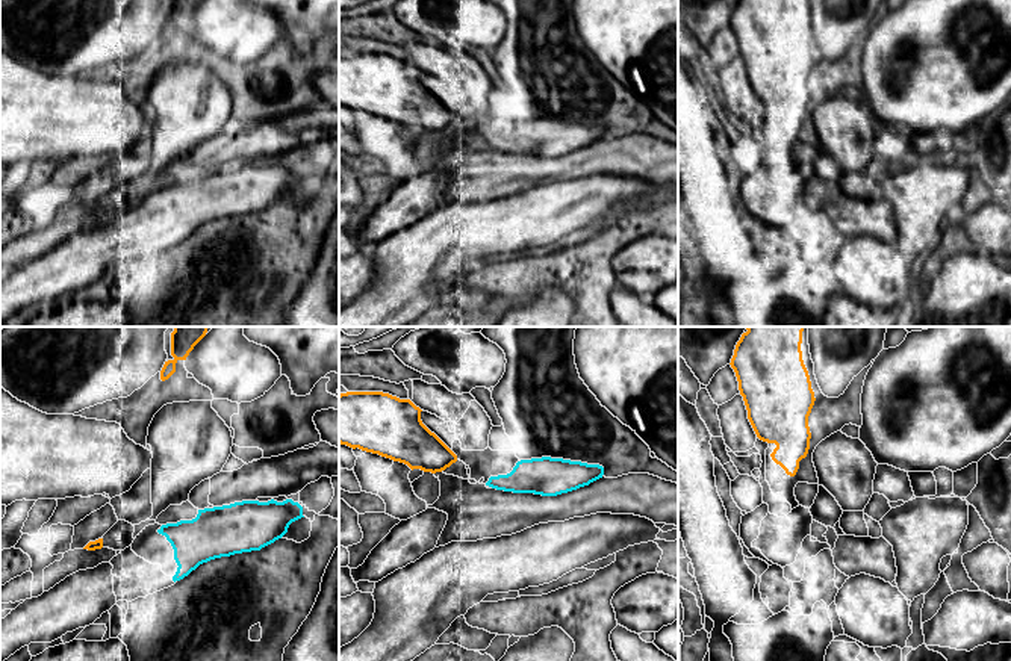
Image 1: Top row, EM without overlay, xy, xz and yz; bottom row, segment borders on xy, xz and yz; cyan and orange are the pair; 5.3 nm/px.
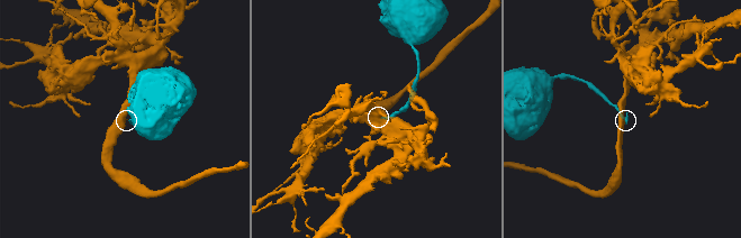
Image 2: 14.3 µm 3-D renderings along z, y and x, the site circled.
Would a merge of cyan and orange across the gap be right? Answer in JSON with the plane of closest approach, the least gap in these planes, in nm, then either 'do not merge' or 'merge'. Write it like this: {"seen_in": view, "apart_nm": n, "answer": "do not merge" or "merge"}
{"seen_in": "xz", "apart_nm": 200, "answer": "do not merge"}

